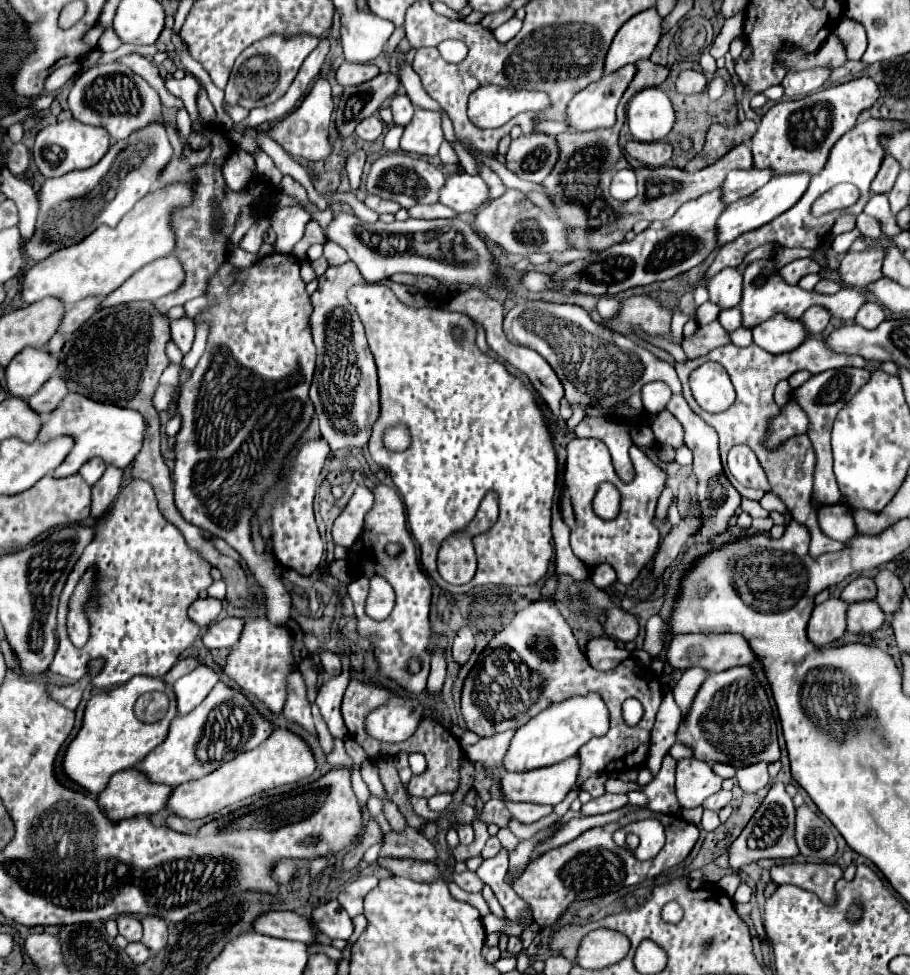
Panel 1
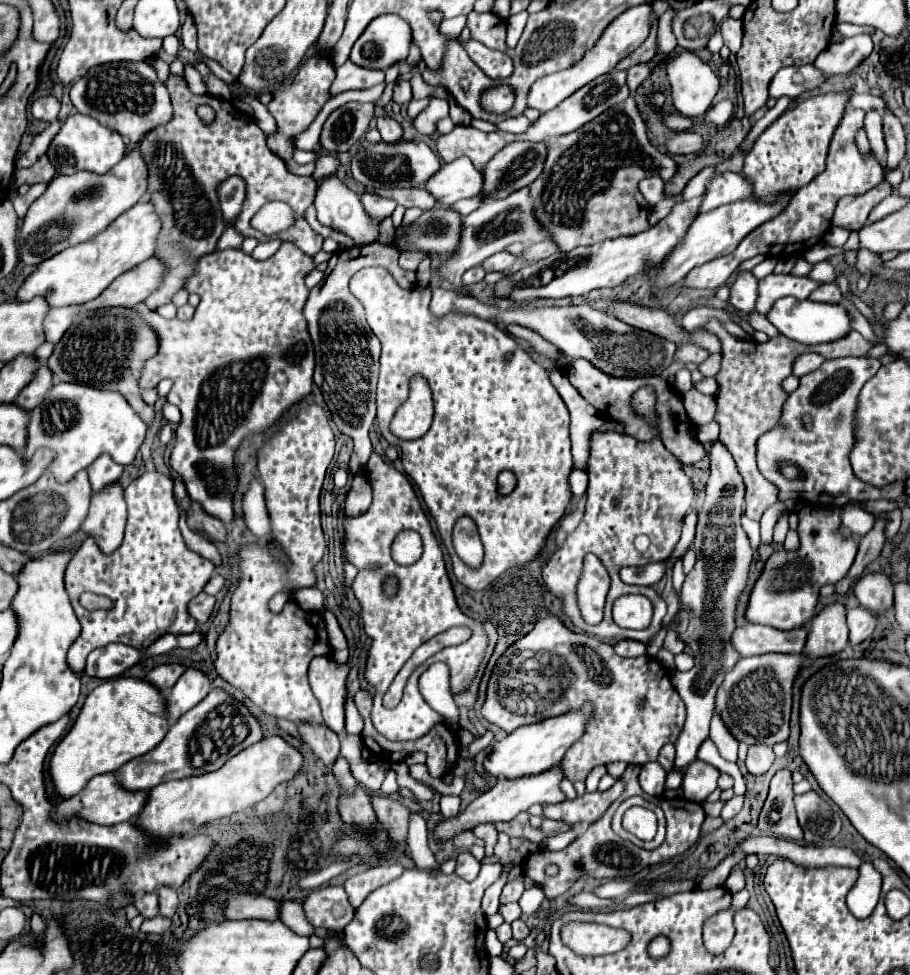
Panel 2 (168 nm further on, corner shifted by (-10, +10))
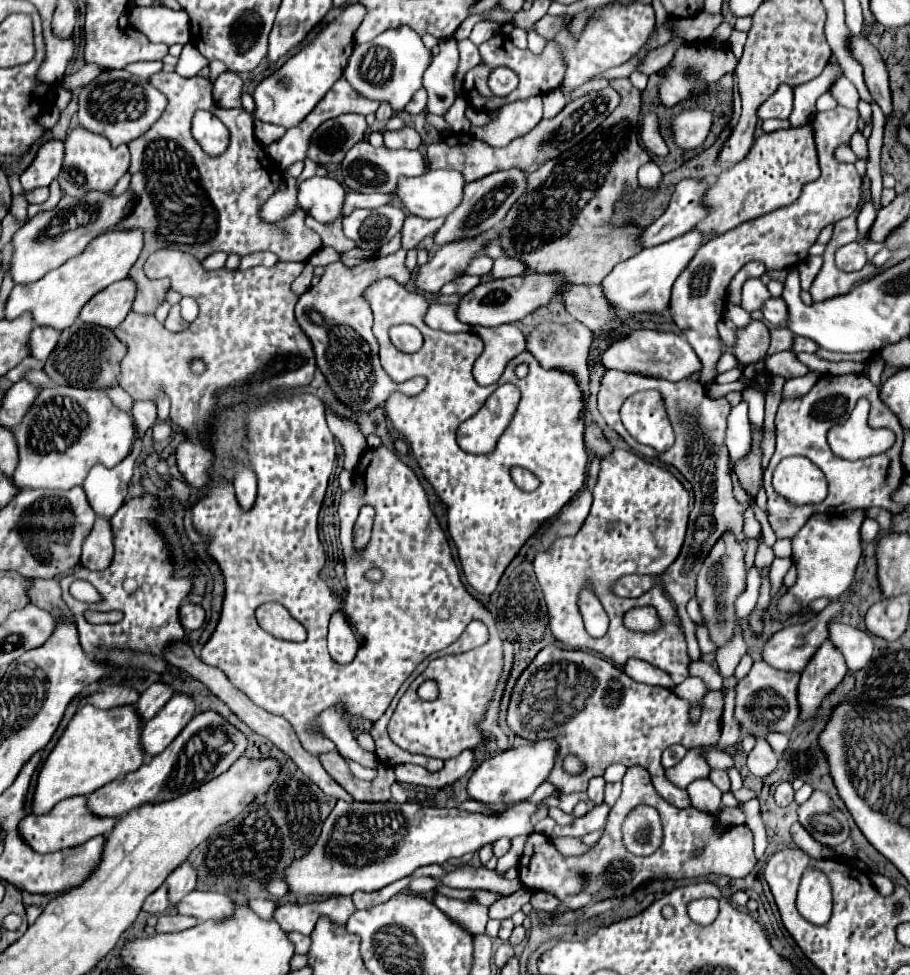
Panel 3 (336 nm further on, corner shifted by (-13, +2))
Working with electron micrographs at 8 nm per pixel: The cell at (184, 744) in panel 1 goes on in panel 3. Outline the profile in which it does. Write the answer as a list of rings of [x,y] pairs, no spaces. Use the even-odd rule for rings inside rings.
[[[207,710],[207,712],[201,712],[201,714],[197,714],[181,732],[179,732],[179,736],[161,752],[161,754],[157,754],[157,756],[153,756],[151,760],[147,760],[139,770],[135,770],[135,772],[129,772],[129,774],[125,774],[125,776],[121,776],[121,778],[117,778],[117,780],[113,780],[111,784],[105,784],[103,788],[99,788],[97,792],[93,792],[93,794],[89,794],[89,808],[91,808],[91,812],[93,814],[97,814],[97,816],[109,816],[109,818],[119,818],[119,816],[123,816],[123,814],[127,814],[129,810],[133,810],[133,808],[137,808],[137,806],[141,806],[141,804],[145,804],[145,802],[163,802],[163,800],[171,800],[171,798],[177,798],[177,796],[181,796],[181,794],[185,794],[185,792],[189,792],[189,790],[193,790],[193,788],[197,788],[197,786],[201,786],[203,782],[197,778],[197,772],[195,772],[195,766],[191,764],[191,762],[187,762],[189,758],[193,758],[193,756],[189,756],[189,754],[185,754],[185,750],[187,750],[187,744],[193,740],[193,736],[197,736],[201,730],[207,730],[207,728],[215,728],[215,726],[219,726],[221,730],[225,730],[227,732],[227,736],[229,736],[229,740],[235,744],[233,746],[233,750],[231,750],[231,764],[237,760],[237,758],[241,758],[243,756],[243,752],[245,752],[245,748],[247,748],[247,736],[243,734],[243,732],[239,732],[235,726],[231,726],[219,712],[215,712],[215,710]]]

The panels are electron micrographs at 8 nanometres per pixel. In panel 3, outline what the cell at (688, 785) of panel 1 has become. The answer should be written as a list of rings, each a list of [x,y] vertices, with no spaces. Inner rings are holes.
[[[701,778],[701,780],[693,780],[689,786],[687,786],[687,792],[691,796],[691,804],[695,808],[699,808],[701,812],[717,812],[719,806],[721,806],[721,790],[707,778]]]

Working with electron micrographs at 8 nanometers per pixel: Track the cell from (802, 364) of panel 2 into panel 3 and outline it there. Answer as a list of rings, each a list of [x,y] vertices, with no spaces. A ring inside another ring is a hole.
[[[789,350],[765,356],[765,366],[771,374],[783,376],[783,378],[795,378],[795,376],[809,374],[809,368],[803,362],[799,362],[797,356]]]

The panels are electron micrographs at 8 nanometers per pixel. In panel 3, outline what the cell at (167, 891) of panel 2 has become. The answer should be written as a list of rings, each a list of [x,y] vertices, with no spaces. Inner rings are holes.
[[[185,862],[181,864],[179,868],[175,868],[171,872],[171,876],[165,880],[167,888],[169,888],[169,906],[171,908],[177,908],[177,904],[189,894],[195,890],[195,884],[197,884],[197,876],[193,872],[193,868]]]

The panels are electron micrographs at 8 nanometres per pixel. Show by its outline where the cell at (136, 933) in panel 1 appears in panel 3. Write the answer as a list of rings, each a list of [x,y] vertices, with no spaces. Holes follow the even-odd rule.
[[[163,884],[161,888],[157,888],[143,904],[143,910],[147,914],[163,914],[165,910],[169,908],[169,902],[167,902],[167,886]]]

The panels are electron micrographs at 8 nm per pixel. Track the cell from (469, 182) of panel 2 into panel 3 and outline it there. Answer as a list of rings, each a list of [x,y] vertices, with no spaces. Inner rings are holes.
[[[429,170],[425,176],[401,180],[397,196],[405,208],[421,218],[449,216],[463,202],[465,178],[457,170]]]

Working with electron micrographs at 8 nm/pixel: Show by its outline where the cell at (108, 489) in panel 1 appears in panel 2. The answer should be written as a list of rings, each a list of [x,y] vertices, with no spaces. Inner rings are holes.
[[[112,484],[96,492],[90,502],[90,512],[82,524],[82,532],[94,538],[102,554],[112,554],[124,538],[126,502],[120,484]]]

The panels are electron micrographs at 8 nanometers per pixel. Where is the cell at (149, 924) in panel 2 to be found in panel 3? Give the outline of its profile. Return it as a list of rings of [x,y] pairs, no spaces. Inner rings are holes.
[[[163,914],[159,916],[157,924],[155,924],[155,932],[157,934],[171,934],[171,932],[181,932],[187,930],[191,926],[195,926],[197,920],[193,920],[191,916],[181,916],[181,914]]]

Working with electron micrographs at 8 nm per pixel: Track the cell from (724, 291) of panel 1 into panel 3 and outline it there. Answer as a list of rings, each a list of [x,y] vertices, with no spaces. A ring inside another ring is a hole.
[[[781,298],[765,300],[759,310],[761,310],[765,322],[771,326],[779,326],[781,322],[785,322],[785,302]]]

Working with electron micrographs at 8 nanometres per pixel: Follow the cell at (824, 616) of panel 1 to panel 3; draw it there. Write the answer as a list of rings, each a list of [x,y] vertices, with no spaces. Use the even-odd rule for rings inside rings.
[[[827,638],[801,674],[799,684],[801,720],[807,720],[817,712],[825,694],[829,694],[843,680],[845,672],[847,672],[845,658],[833,646],[831,638]]]

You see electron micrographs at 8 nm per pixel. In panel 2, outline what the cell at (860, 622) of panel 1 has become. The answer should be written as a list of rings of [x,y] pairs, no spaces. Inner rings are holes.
[[[866,608],[848,610],[846,620],[848,620],[848,630],[850,630],[850,636],[848,636],[850,646],[856,646],[862,640],[866,640],[874,632],[874,626],[876,626],[876,616]]]

